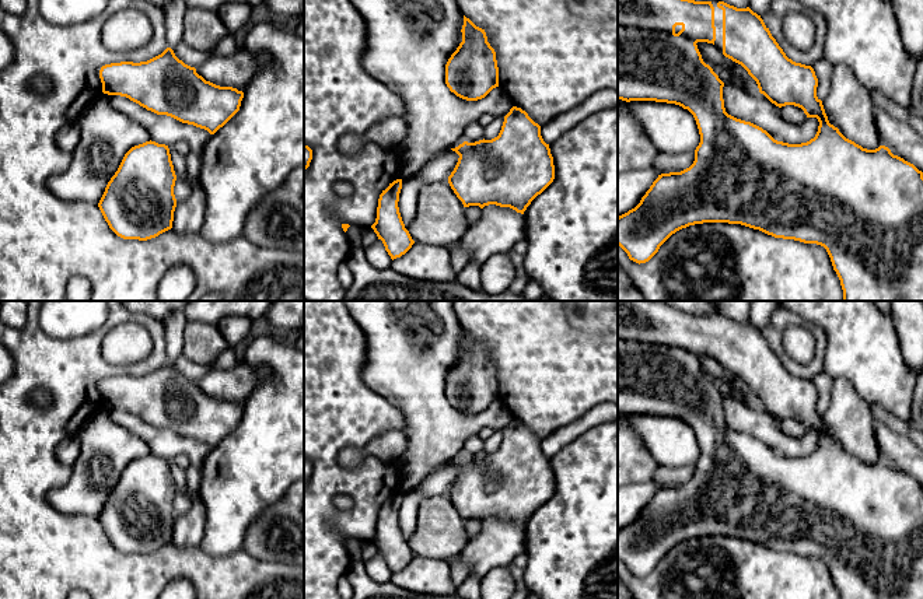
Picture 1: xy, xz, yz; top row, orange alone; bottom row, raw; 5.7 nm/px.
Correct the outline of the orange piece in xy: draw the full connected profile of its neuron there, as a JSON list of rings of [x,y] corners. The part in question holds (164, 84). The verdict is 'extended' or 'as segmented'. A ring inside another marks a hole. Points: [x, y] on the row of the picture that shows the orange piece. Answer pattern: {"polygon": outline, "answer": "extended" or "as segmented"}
{"polygon": [[[171,48],[147,62],[105,64],[99,70],[99,78],[104,94],[126,97],[147,111],[204,129],[210,134],[214,134],[240,111],[244,98],[244,92],[237,88],[206,81],[195,67],[179,60]]], "answer": "as segmented"}

